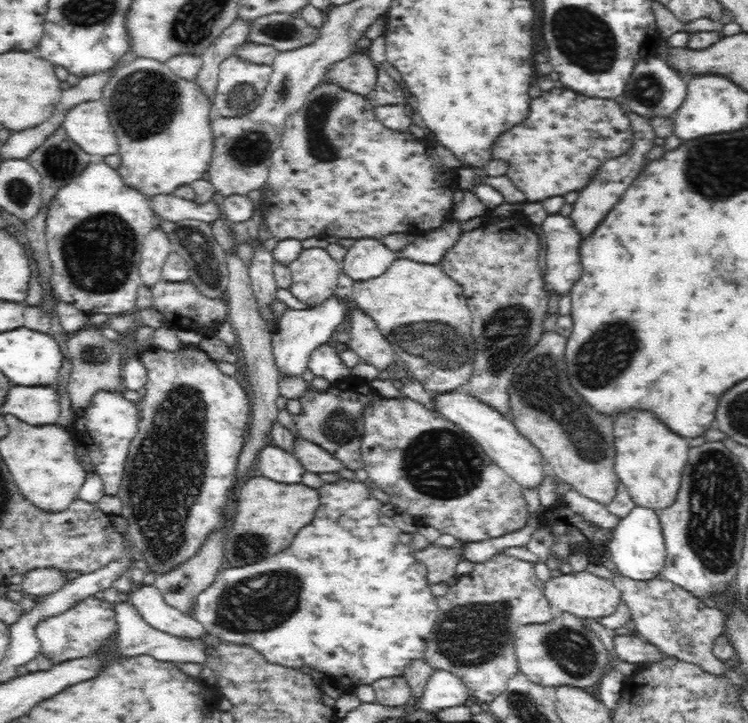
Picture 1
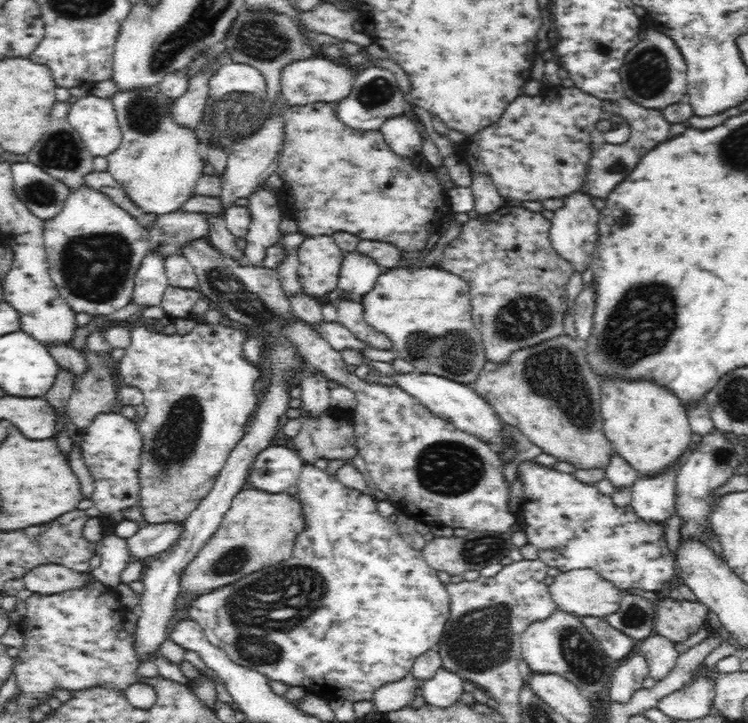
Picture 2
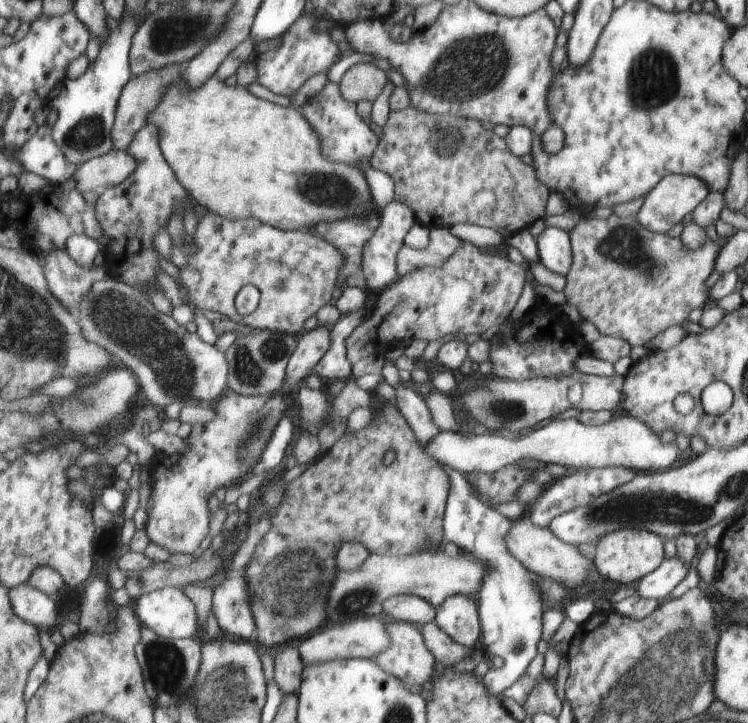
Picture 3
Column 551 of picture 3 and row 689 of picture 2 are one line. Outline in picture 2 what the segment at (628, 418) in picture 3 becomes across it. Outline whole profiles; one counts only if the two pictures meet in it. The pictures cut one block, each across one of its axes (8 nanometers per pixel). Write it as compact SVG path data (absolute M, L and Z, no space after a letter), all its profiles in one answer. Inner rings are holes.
M442 667L436 674L424 681L419 693L424 697L425 702L437 707L449 707L464 692L464 679L454 671Z

